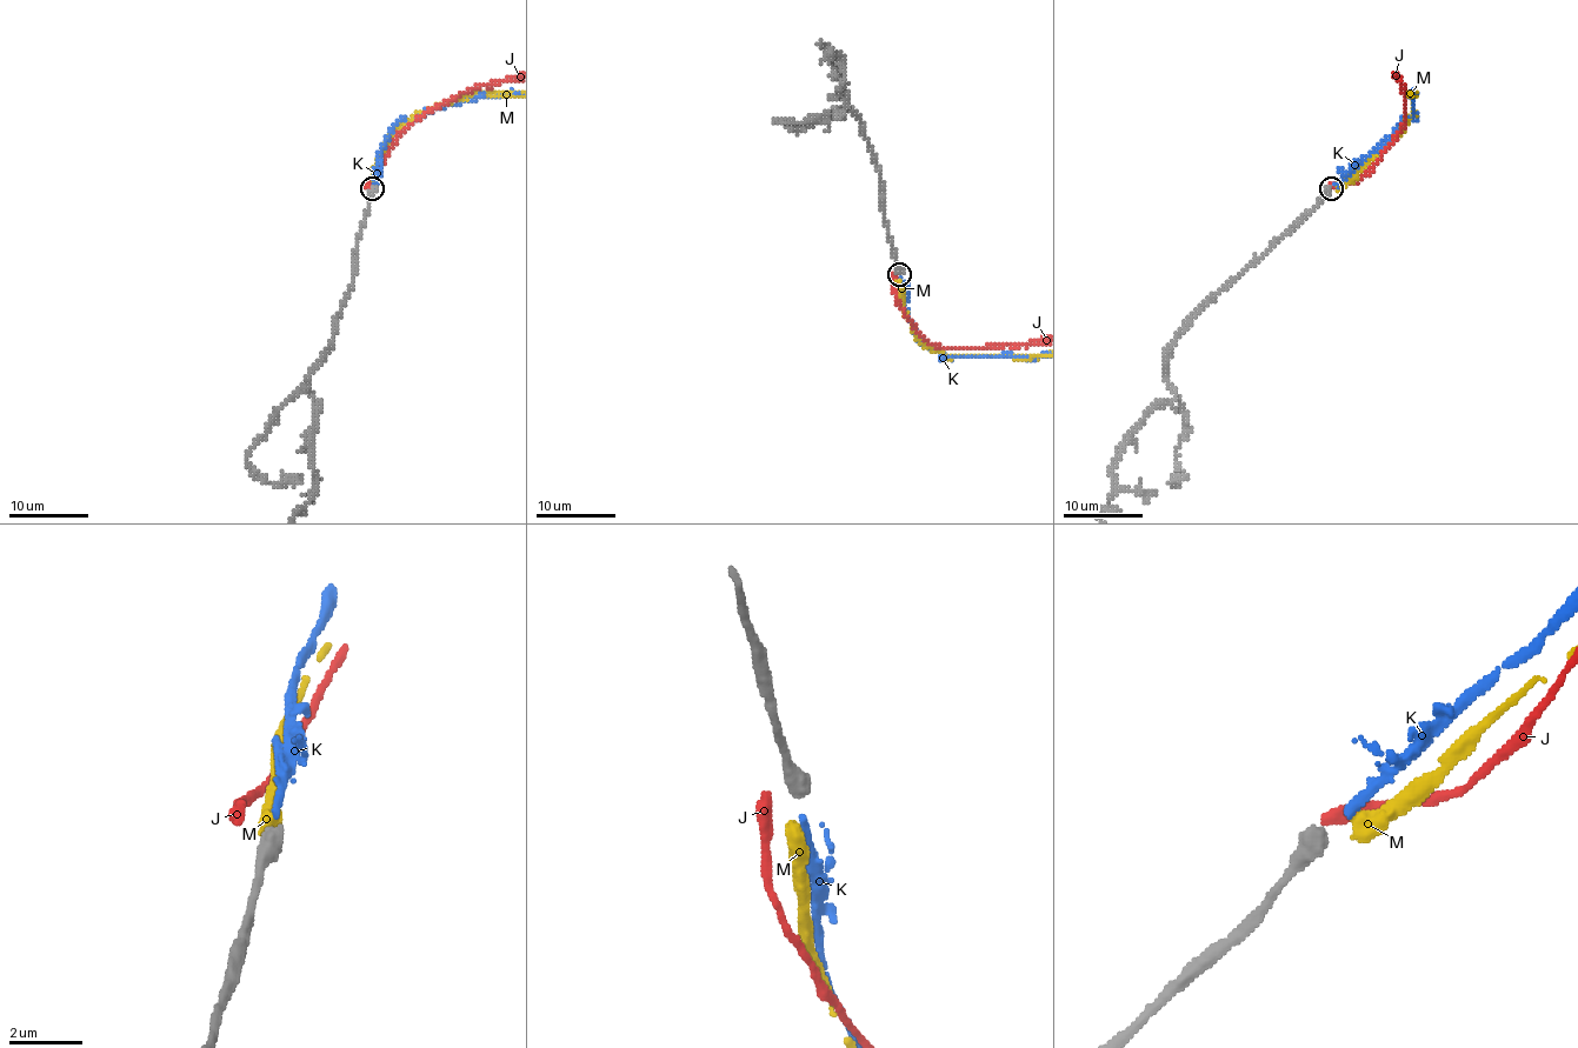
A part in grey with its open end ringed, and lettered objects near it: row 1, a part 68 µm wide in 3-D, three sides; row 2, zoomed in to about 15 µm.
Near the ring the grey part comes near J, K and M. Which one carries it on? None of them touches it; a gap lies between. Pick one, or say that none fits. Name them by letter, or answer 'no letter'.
K

